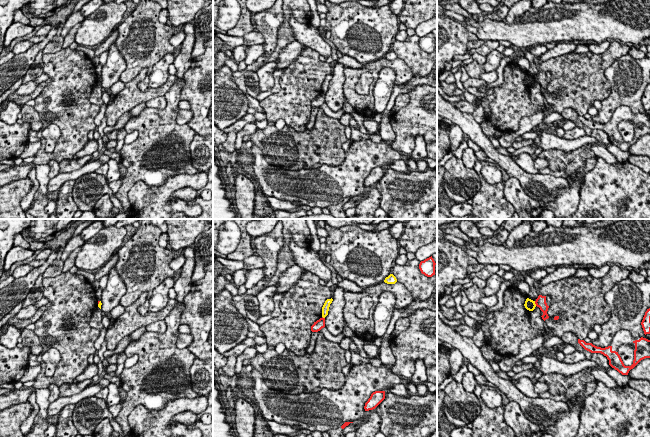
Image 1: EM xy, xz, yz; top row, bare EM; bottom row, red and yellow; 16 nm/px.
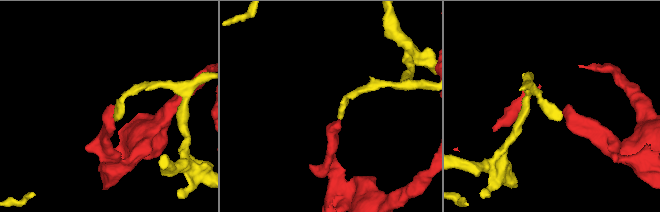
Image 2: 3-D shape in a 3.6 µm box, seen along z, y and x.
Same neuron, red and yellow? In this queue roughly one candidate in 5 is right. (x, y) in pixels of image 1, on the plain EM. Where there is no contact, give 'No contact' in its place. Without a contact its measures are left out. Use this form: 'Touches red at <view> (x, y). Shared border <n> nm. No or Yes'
Touches red at yz (535, 79). Shared border 90 nm. No

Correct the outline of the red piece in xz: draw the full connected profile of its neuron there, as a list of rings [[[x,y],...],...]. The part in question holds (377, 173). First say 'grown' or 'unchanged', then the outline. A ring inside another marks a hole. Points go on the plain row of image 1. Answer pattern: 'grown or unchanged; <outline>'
unchanged; [[[375,167],[365,179],[365,187],[375,185],[385,175],[385,167]]]

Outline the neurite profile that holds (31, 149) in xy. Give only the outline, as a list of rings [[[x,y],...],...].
[[[41,142],[28,143],[24,148],[23,153],[20,155],[20,158],[25,159],[28,157],[35,156],[38,150],[41,147]]]

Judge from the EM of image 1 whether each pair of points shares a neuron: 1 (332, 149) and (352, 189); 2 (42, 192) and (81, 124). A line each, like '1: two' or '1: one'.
1: two
2: two

